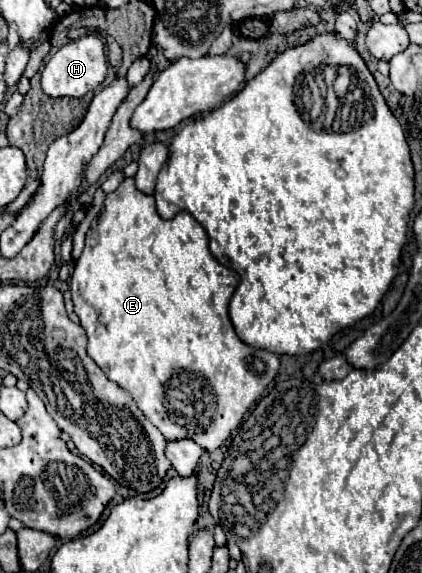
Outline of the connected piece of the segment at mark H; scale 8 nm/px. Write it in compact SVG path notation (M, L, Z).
M90 33L58 49L42 71L40 83L44 93L50 97L84 97L88 91L94 91L107 76L108 62L104 48L103 40Z

